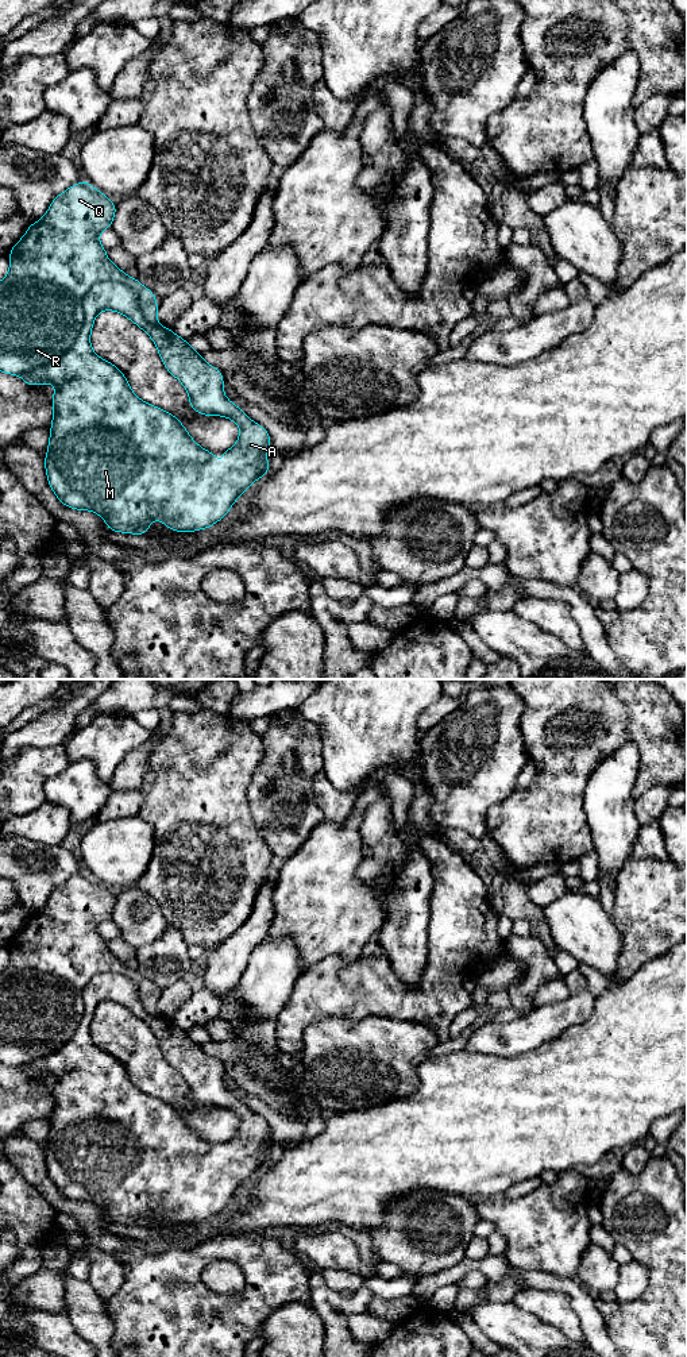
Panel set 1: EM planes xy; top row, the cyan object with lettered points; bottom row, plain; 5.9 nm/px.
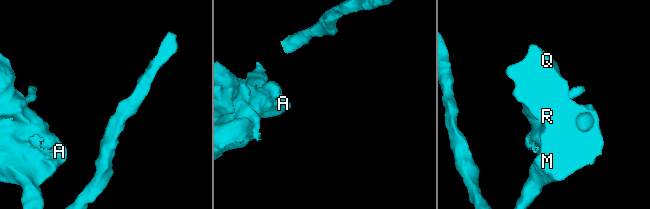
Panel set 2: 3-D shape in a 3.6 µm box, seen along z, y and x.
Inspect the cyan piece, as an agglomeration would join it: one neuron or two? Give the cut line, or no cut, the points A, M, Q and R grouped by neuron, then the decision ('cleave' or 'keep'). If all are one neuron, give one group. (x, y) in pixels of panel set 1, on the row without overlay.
cut xy (155, 1013), (131, 980), (100, 971), (74, 1033), (20, 1067); groups A M / Q R; cleave

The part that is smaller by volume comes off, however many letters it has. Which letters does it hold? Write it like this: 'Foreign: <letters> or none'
Foreign: Q, R

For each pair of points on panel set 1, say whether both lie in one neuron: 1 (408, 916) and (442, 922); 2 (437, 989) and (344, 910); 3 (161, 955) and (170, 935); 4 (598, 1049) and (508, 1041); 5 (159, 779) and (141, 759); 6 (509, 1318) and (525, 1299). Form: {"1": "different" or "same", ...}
{"1": "different", "2": "different", "3": "same", "4": "different", "5": "different", "6": "different"}

